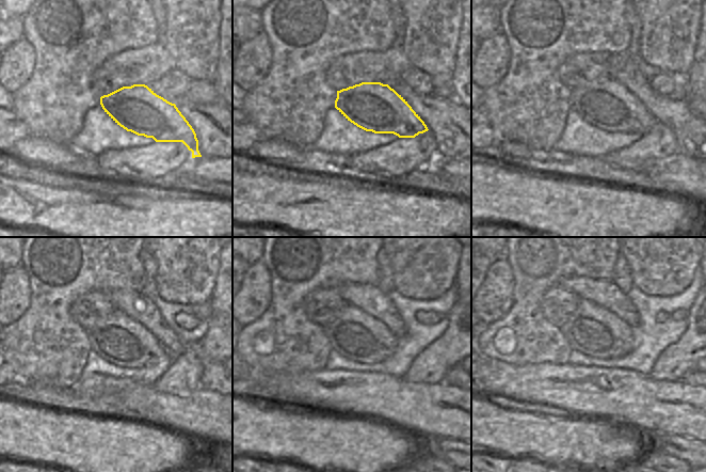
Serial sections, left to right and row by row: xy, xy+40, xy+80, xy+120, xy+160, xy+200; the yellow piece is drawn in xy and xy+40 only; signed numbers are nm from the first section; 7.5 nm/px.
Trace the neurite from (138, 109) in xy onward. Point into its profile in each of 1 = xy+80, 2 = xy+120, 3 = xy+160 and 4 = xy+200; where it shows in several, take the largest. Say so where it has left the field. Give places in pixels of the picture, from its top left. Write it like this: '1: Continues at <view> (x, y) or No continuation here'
1: Continues at xy+80 (605, 104)
2: Continues at xy+120 (118, 339)
3: Continues at xy+160 (354, 334)
4: Continues at xy+200 (592, 330)

